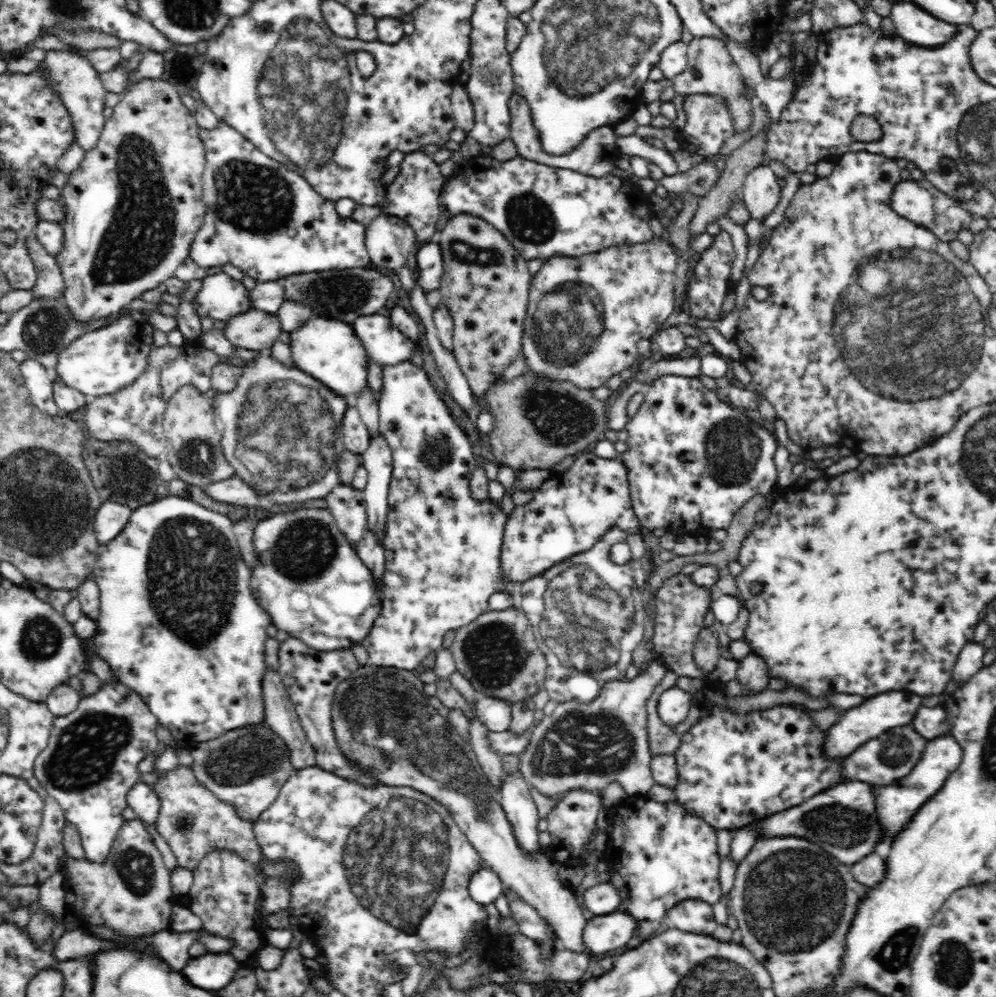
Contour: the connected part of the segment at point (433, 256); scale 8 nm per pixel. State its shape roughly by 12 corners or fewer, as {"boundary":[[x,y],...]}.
{"boundary":[[438,243],[416,248],[416,282],[426,293],[440,288],[444,268]]}

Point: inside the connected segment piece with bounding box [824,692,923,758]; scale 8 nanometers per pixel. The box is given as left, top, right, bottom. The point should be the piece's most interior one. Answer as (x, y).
(855, 726)

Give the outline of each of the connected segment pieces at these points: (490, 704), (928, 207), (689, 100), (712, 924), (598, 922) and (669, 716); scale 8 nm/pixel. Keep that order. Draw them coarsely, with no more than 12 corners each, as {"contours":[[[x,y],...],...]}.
{"contours":[[[494,697],[475,702],[492,732],[509,730],[512,703]],[[927,179],[899,182],[892,207],[947,243],[976,218]],[[688,94],[684,142],[717,155],[734,133],[720,94]],[[698,899],[674,904],[672,928],[712,935],[718,926],[712,905]],[[622,911],[587,920],[593,959],[624,947],[637,920]],[[675,686],[660,694],[656,710],[673,727],[686,720],[690,693]]]}

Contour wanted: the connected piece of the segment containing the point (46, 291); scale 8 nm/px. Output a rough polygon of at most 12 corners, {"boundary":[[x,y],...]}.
{"boundary":[[36,236],[26,247],[38,275],[33,298],[63,297],[55,257]]}

